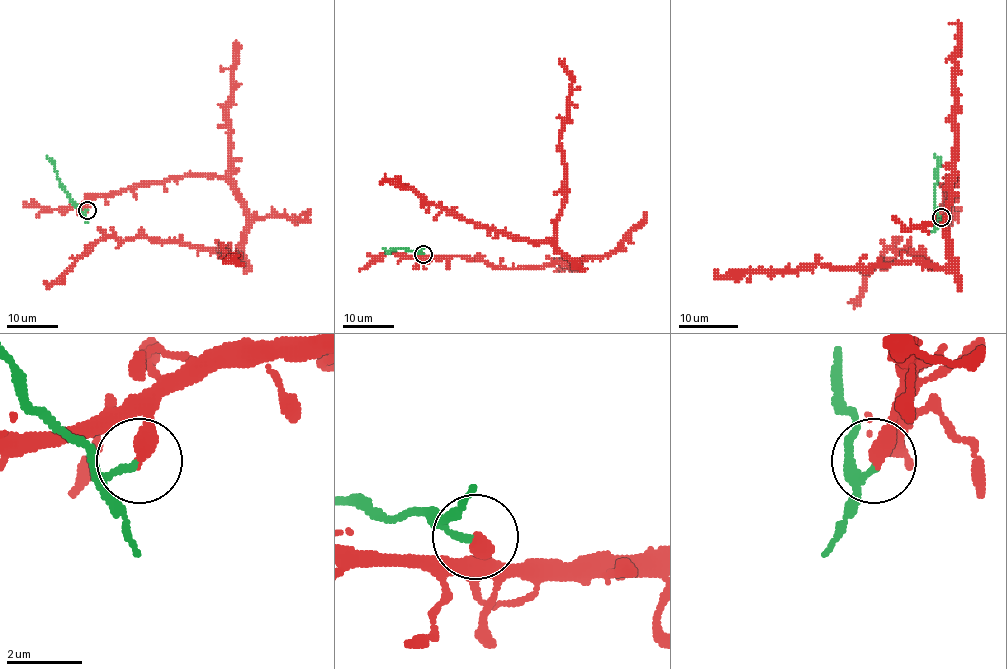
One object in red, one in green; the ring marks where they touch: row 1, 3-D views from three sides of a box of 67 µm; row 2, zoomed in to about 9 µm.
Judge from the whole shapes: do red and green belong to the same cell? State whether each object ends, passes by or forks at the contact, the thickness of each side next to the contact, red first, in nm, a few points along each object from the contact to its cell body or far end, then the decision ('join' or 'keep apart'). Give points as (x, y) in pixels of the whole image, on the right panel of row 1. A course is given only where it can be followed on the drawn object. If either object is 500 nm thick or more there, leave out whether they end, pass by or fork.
red ends; green ends; calibres 440 and 180 nm; course red (941, 217), (954, 177), (948, 266), (934, 268), (913, 250), (886, 250), (859, 300); course green (941, 217), (935, 207), (934, 189), (938, 162), (934, 153); keep apart

